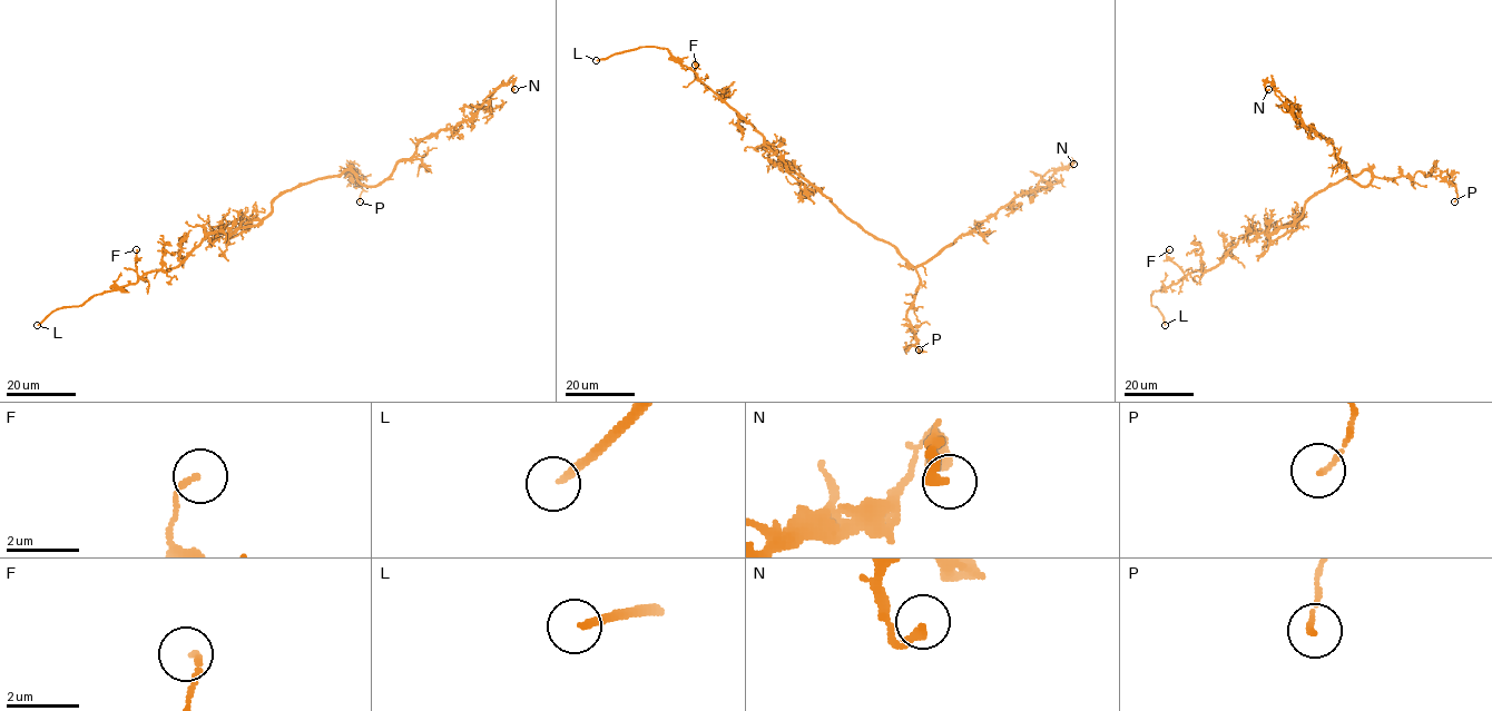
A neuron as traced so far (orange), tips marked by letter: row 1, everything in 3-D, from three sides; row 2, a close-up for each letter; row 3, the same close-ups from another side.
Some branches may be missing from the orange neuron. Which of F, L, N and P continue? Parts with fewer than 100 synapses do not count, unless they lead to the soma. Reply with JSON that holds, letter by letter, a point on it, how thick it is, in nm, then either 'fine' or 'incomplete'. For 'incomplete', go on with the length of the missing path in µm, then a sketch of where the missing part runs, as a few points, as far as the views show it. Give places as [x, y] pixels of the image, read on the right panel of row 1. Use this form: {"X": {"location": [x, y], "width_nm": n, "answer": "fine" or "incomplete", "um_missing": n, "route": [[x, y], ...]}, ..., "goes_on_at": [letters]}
{"F": {"location": [1169, 249], "width_nm": 150, "answer": "fine"}, "L": {"location": [1165, 325], "width_nm": 200, "answer": "incomplete", "um_missing": 30, "route": [[1165, 325], [1169, 341], [1178, 348], [1183, 365], [1190, 373]]}, "N": {"location": [1268, 89], "width_nm": 240, "answer": "fine"}, "P": {"location": [1454, 201], "width_nm": 120, "answer": "fine"}, "goes_on_at": ["L"]}

